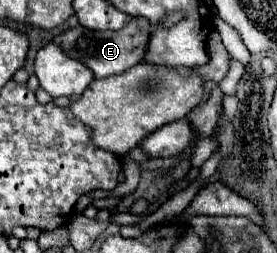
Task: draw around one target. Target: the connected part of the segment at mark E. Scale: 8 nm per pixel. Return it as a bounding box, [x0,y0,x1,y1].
[54,17,152,77]

